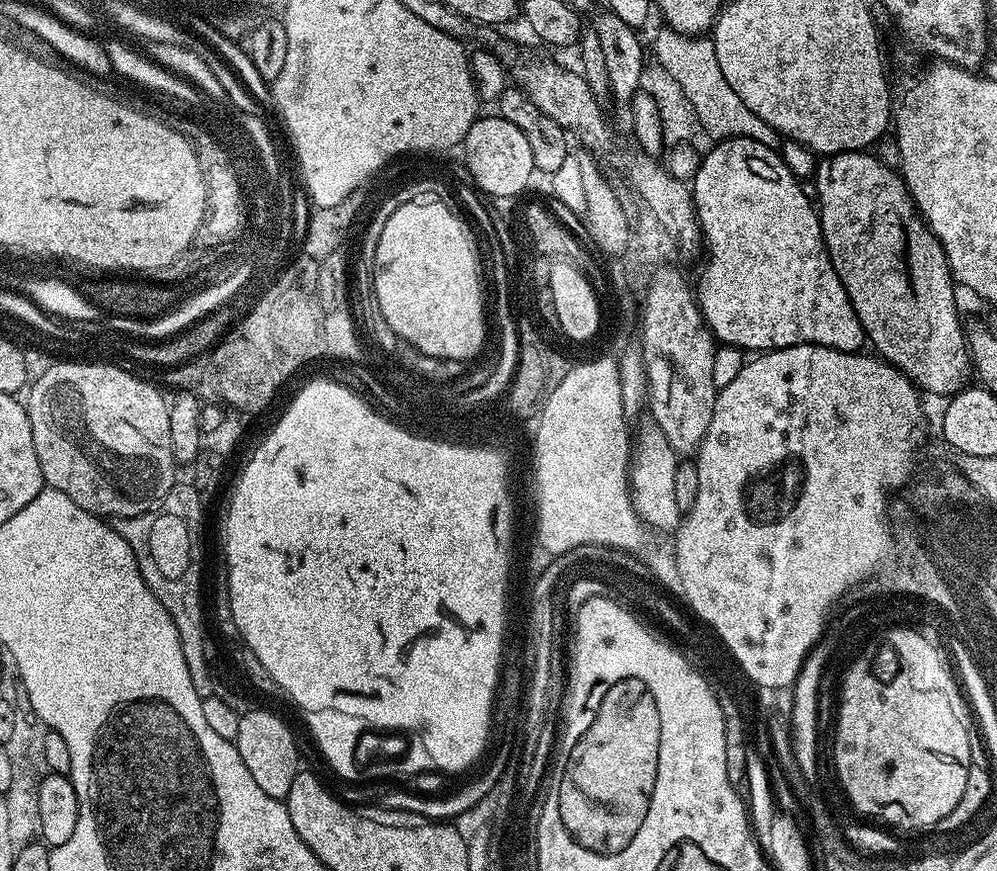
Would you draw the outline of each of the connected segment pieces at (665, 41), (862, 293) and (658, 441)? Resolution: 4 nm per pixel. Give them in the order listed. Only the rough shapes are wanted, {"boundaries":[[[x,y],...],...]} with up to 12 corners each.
{"boundaries":[[[662,28],[654,60],[709,141],[781,147],[718,66],[707,35]],[[893,165],[814,173],[867,343],[936,398],[974,376],[940,239]],[[652,422],[630,457],[632,504],[649,529],[672,534],[678,455]]]}

